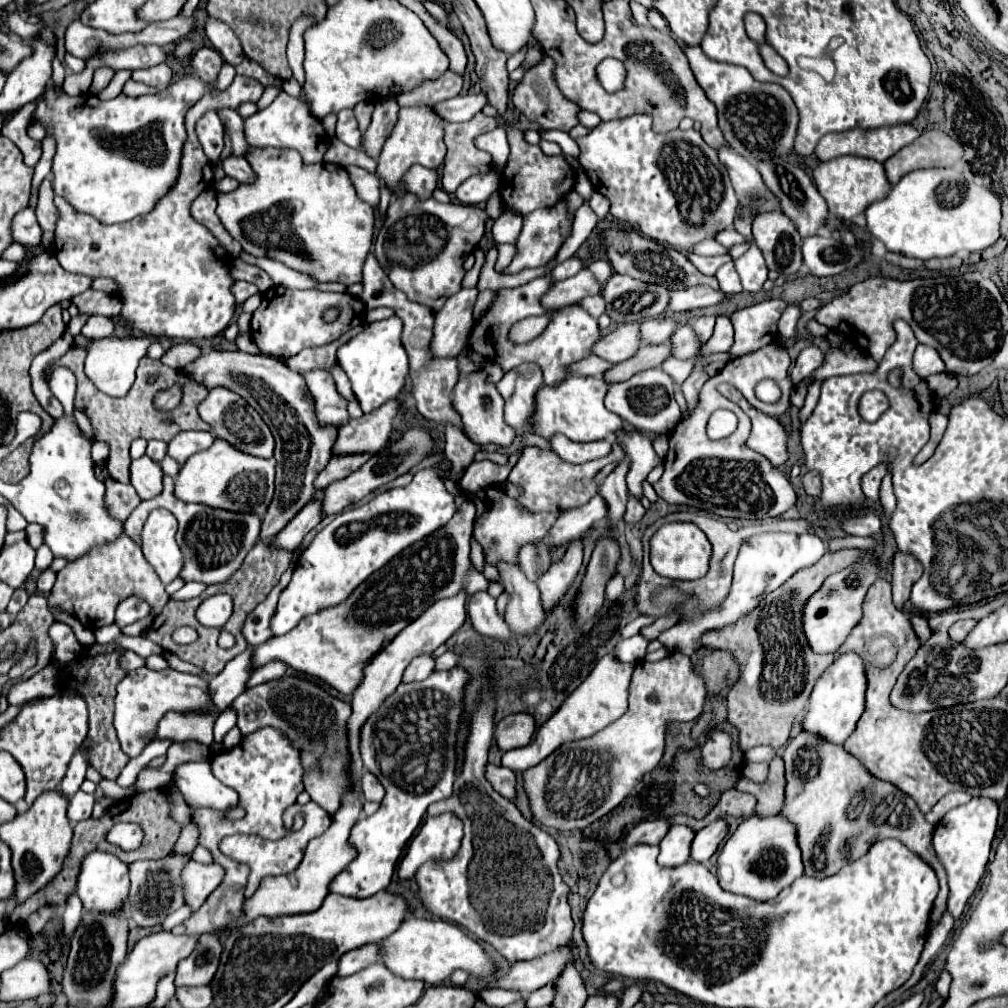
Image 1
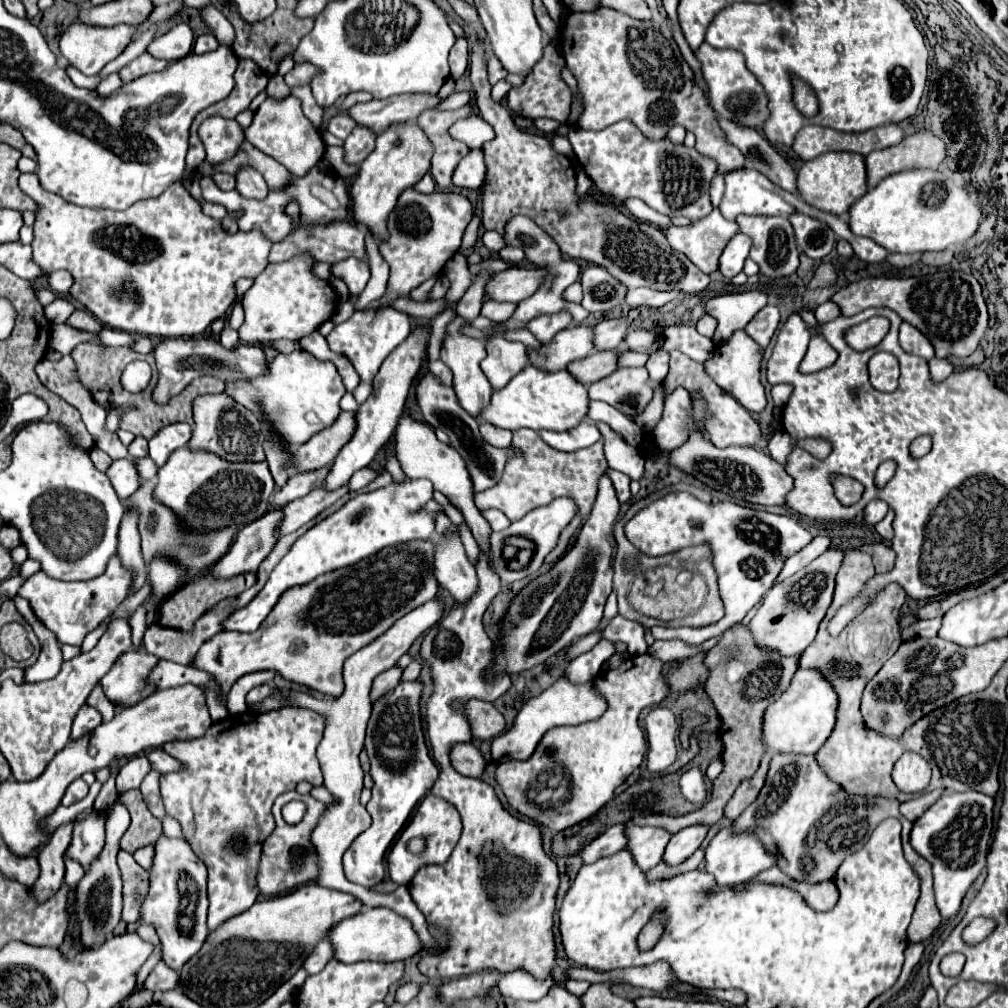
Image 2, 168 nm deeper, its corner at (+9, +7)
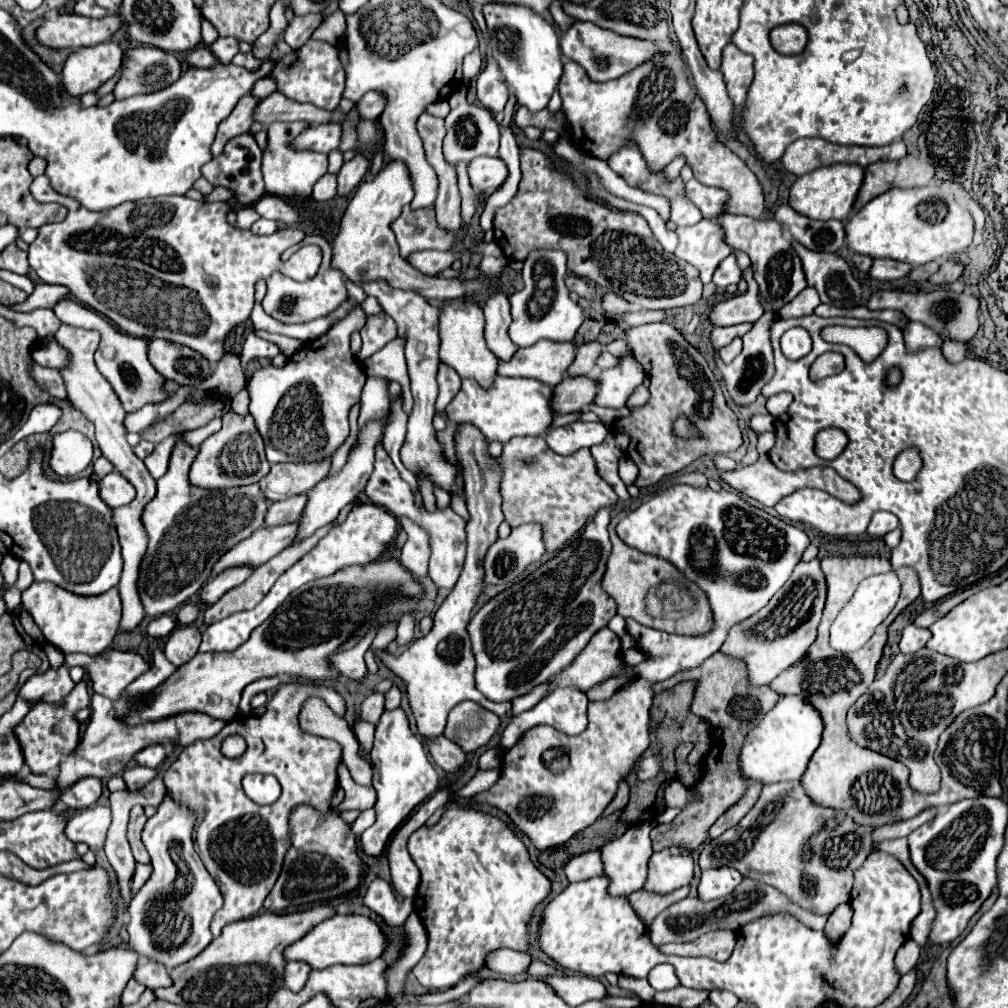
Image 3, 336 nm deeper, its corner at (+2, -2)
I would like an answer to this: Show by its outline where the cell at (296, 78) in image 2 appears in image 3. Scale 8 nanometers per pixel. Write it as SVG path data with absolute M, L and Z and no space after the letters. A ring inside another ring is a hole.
M308 39L308 45L302 45L300 49L284 55L276 63L272 75L276 77L278 91L300 103L312 103L324 109L336 109L342 99L344 69L340 65L340 59L336 57L336 47L330 43Z

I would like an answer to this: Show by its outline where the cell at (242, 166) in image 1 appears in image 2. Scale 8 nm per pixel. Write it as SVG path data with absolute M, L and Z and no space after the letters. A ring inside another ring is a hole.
M241 168L241 172L237 174L237 188L235 190L245 198L255 198L255 200L263 200L269 194L265 180L253 168Z

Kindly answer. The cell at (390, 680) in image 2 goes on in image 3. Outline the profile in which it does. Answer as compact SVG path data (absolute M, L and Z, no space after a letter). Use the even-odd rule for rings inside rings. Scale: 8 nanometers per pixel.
M372 693L364 699L364 703L360 705L360 717L364 717L370 723L378 723L380 715L384 713L384 701L386 695L384 693Z

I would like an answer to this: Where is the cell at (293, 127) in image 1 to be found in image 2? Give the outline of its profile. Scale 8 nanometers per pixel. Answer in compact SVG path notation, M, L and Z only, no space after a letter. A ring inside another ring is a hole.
M289 96L281 102L267 98L253 116L253 124L245 128L245 138L267 156L273 156L277 162L285 164L291 174L305 176L325 154L325 144L321 132L309 122L309 118L301 112L301 100Z

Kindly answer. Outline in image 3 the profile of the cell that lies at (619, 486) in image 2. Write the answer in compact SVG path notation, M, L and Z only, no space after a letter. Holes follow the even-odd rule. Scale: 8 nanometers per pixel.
M610 433L604 443L592 447L592 455L596 457L596 465L600 469L600 477L604 477L604 481L608 481L612 485L612 489L616 491L620 501L628 501L628 489L624 485L624 481L618 475L618 459L626 453L630 445L630 437L626 433Z

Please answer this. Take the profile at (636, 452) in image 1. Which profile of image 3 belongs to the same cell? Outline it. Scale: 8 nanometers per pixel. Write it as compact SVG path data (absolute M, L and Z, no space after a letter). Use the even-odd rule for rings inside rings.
M626 355L622 357L618 367L598 373L596 379L598 379L598 393L594 403L606 409L620 409L624 407L628 393L632 393L636 385L644 383L646 373L632 355Z

